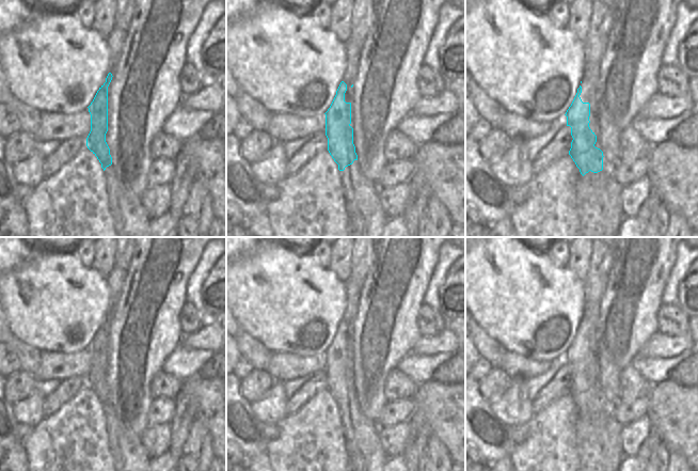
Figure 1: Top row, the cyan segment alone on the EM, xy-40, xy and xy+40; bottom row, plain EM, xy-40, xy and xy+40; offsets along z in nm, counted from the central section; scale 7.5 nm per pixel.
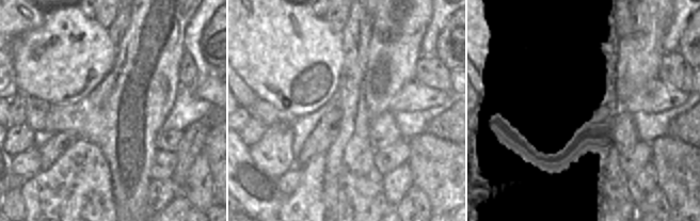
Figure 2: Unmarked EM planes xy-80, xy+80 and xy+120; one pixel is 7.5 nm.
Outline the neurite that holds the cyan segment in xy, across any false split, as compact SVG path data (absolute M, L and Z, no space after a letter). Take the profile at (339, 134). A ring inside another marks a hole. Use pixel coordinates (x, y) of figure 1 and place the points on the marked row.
M347 40L345 50L347 69L324 113L328 151L340 171L351 237L383 237L383 227L390 218L379 200L379 186L369 182L360 170L353 144L353 128L350 126L351 103L345 101L345 93L353 87L358 74L362 45Z

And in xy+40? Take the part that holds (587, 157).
M582 87L566 112L567 126L571 127L571 148L569 155L584 176L589 171L598 173L603 170L603 152L596 147L597 136L589 127L590 104L583 103L580 95Z

